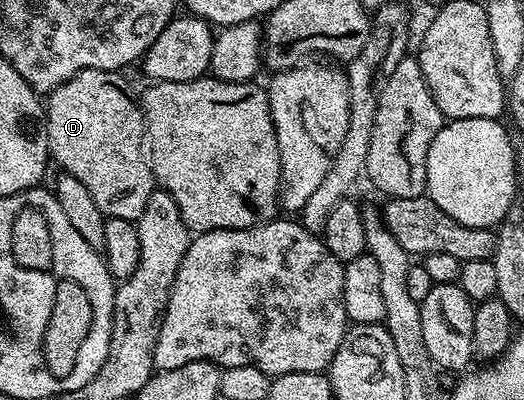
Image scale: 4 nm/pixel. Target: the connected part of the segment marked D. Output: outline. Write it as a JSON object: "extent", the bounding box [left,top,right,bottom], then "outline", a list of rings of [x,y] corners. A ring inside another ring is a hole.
{"extent":[46,68,154,222],"outline":[[[90,68],[70,76],[46,98],[46,121],[48,124],[48,153],[51,161],[60,165],[63,173],[82,180],[90,192],[94,204],[104,213],[105,219],[121,218],[135,222],[146,208],[154,189],[152,164],[145,153],[146,127],[144,107],[138,101],[138,94],[132,91],[130,83],[119,70],[99,70]]]}

